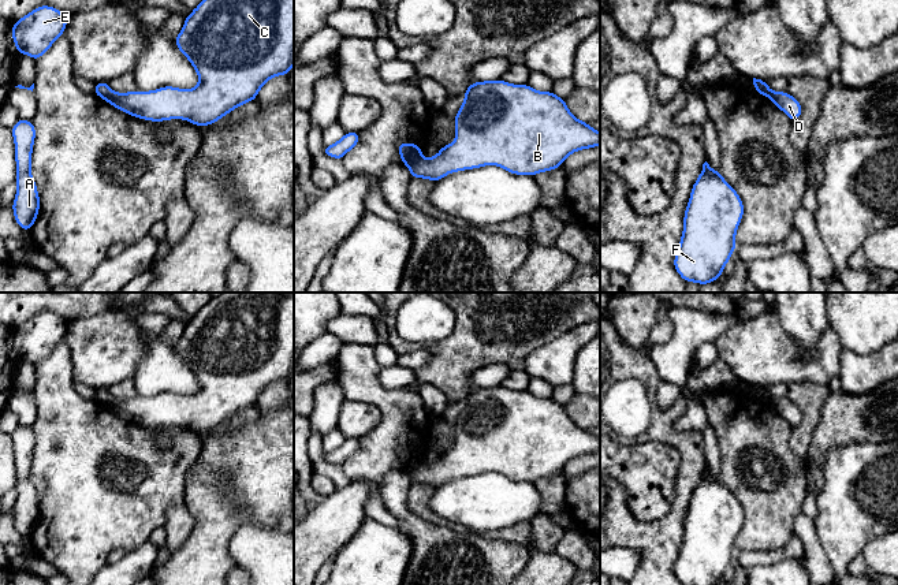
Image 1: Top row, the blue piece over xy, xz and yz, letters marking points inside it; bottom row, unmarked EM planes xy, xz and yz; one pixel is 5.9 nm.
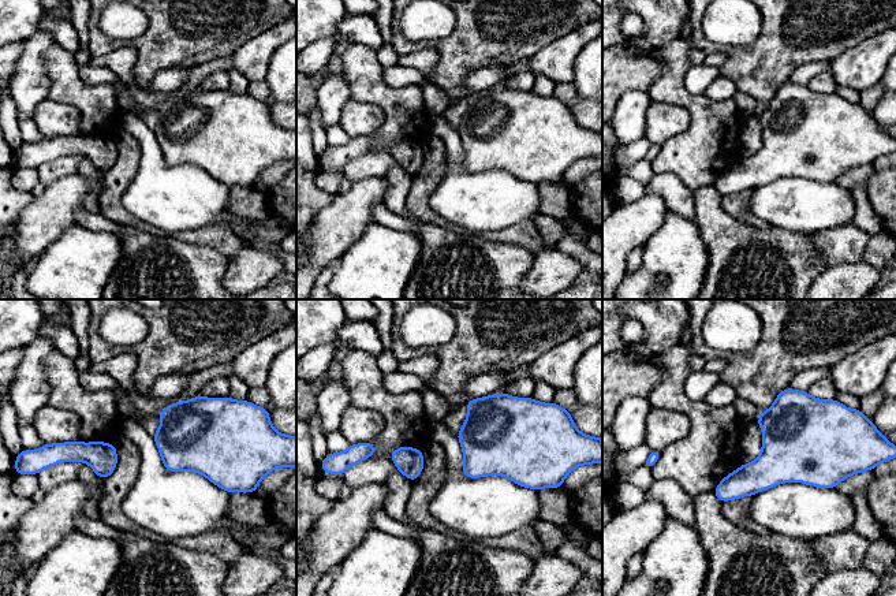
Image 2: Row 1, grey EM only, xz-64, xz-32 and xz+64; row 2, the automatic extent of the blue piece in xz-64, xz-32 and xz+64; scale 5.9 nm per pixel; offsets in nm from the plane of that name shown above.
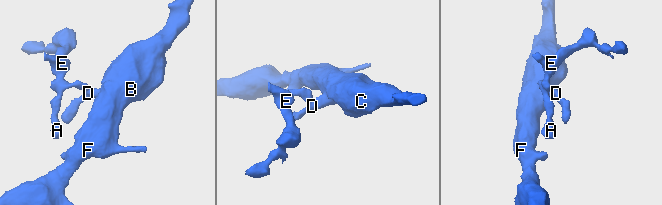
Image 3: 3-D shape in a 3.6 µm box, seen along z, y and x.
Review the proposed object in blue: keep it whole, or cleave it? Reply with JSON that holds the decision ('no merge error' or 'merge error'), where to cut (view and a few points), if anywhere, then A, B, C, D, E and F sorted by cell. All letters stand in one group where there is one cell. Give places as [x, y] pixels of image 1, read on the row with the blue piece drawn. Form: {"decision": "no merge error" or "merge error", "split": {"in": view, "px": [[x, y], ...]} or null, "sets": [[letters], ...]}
{"decision": "merge error", "split": {"in": "xz", "px": [[421, 157], [409, 168]]}, "sets": [["A", "E"], ["B", "C", "D", "F"]]}

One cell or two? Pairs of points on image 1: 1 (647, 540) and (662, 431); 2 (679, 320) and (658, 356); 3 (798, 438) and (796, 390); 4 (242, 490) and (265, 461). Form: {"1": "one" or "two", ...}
{"1": "one", "2": "one", "3": "one", "4": "one"}

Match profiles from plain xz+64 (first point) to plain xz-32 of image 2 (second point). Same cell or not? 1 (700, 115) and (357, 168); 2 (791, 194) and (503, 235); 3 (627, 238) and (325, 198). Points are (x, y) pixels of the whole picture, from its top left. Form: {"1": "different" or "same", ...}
{"1": "same", "2": "different", "3": "different"}

